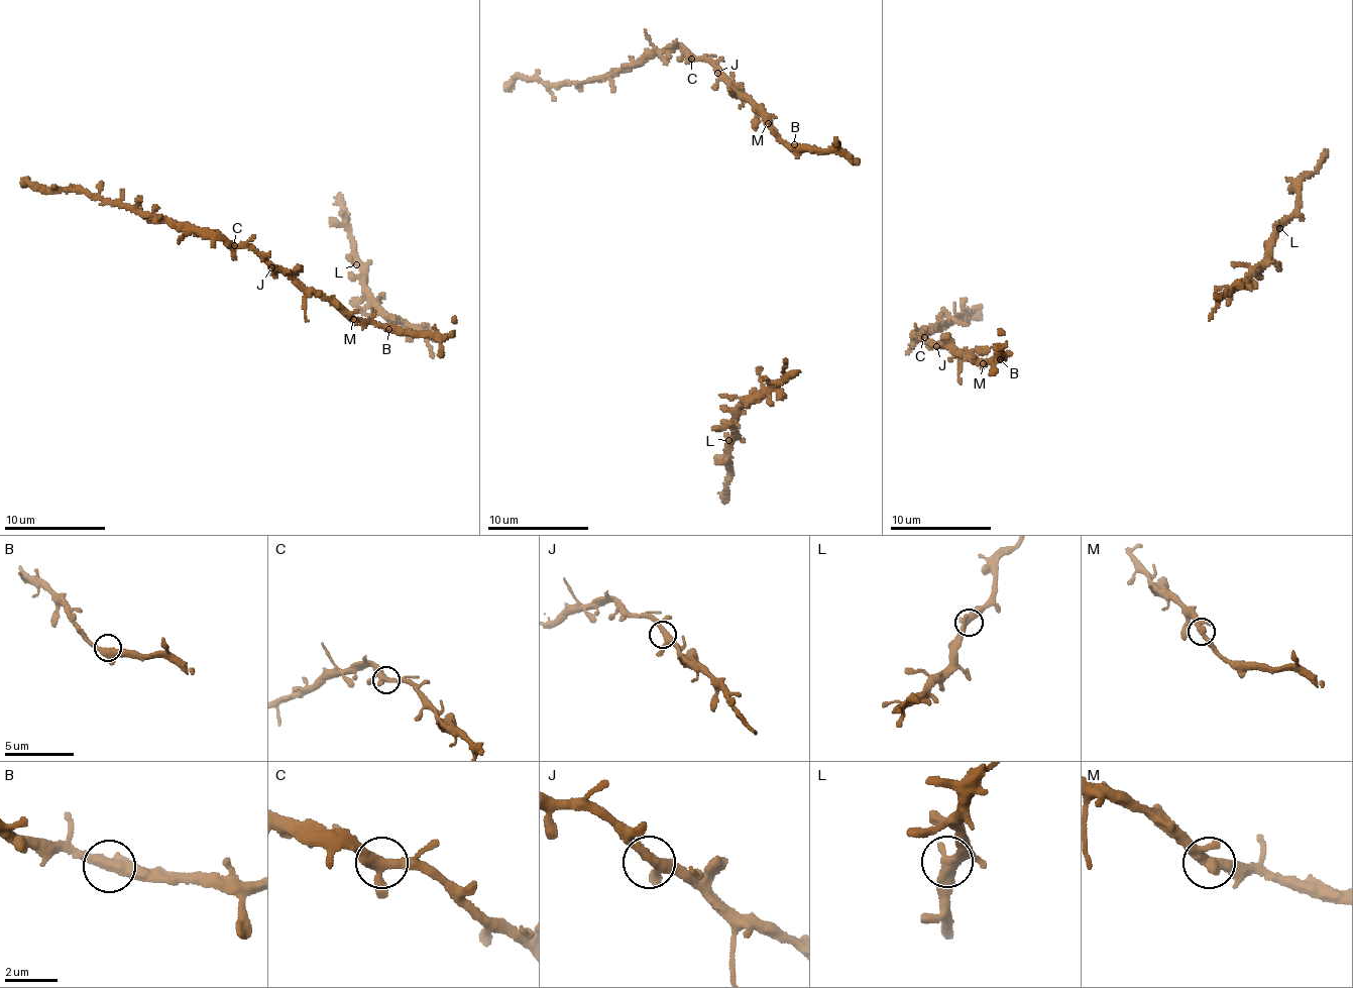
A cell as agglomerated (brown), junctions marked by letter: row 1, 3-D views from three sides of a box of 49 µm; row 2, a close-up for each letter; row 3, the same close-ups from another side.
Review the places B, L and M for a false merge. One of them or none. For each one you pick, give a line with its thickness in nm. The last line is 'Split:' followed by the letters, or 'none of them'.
Split: none of them

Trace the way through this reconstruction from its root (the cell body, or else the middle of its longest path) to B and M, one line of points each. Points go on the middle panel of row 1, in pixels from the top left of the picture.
B: (796, 157), (794, 144)
M: (796, 157), (796, 152), (767, 123)

